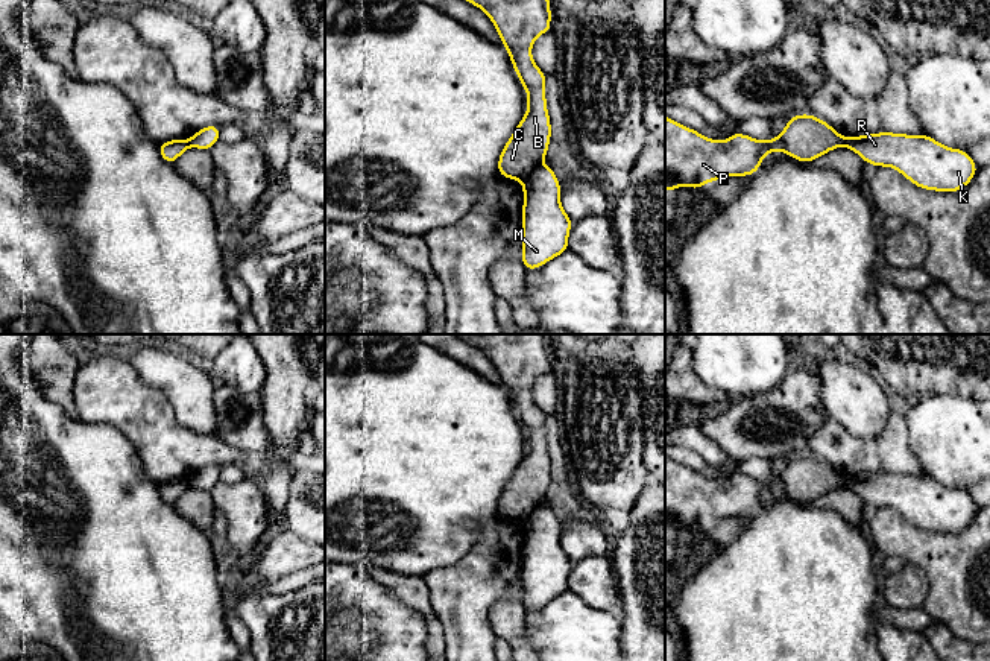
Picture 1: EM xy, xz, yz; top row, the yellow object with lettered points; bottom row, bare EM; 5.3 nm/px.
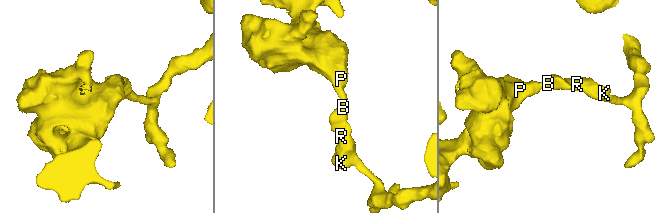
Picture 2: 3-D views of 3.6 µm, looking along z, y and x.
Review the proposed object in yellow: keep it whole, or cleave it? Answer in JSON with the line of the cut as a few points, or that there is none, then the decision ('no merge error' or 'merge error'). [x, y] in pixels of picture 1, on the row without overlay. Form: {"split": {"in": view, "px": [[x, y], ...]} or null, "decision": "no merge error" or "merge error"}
{"split": {"in": "xz", "px": [[536, 508], [524, 523]]}, "decision": "merge error"}

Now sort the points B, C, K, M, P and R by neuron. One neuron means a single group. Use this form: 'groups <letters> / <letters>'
groups B C P / K M R

